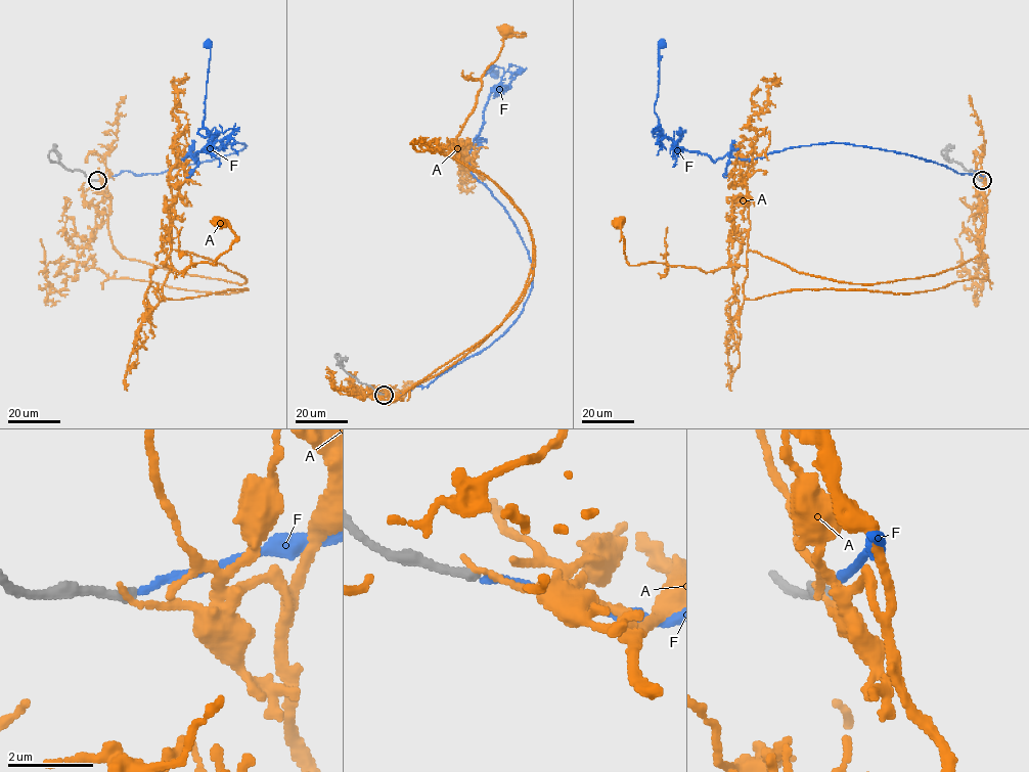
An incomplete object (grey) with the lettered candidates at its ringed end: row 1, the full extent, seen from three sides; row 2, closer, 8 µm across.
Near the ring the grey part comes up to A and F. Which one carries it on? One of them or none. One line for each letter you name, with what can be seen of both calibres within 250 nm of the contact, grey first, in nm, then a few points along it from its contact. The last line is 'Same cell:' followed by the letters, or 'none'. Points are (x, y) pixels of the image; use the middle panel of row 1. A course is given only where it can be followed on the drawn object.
F: 220/140 nm | via (384, 395), (428, 386), (488, 347), (531, 287), (517, 226), (470, 167), (503, 69), (491, 65), (494, 74)
Same cell: F

